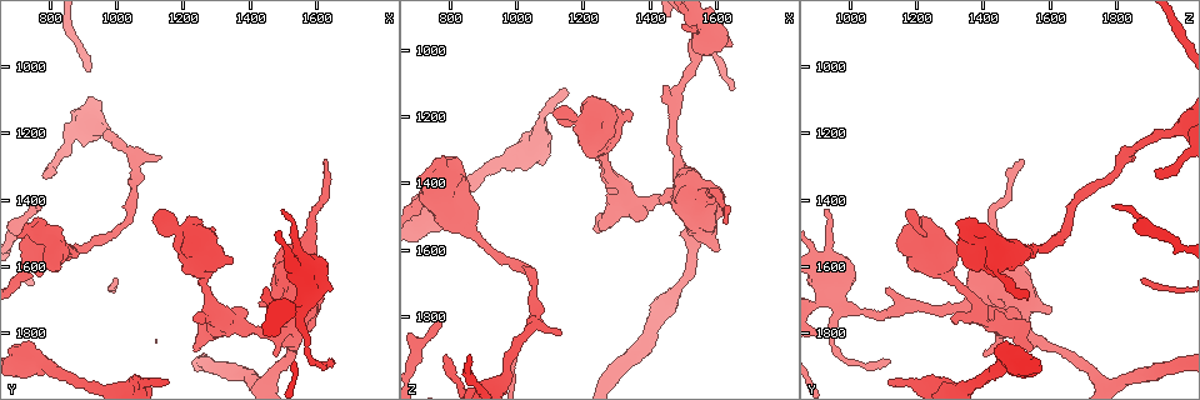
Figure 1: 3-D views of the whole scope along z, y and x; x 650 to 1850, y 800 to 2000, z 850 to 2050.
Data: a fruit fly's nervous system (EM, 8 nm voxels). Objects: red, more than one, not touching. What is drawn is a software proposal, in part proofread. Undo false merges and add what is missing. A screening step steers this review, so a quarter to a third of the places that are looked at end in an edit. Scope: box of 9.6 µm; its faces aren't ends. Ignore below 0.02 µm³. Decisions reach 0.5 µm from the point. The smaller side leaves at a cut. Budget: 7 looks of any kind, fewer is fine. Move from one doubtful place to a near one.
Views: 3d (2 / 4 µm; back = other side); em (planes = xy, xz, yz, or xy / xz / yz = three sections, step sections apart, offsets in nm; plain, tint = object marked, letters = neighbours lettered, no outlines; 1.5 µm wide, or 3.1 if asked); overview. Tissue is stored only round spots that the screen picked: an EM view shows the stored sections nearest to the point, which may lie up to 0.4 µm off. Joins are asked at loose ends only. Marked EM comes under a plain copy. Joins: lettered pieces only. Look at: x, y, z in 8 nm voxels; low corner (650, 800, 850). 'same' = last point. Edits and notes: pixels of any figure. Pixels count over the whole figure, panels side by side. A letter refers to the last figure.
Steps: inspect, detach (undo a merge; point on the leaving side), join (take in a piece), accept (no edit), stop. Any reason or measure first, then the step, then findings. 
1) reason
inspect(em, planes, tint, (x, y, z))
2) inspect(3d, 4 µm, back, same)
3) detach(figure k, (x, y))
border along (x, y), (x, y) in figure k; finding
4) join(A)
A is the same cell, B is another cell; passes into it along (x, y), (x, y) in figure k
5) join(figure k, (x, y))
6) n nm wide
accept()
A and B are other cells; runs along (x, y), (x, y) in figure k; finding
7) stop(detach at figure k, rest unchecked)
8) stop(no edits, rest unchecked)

tapers out
inspect(em, yz, step 8, tint, (1640, 1890, 1110))

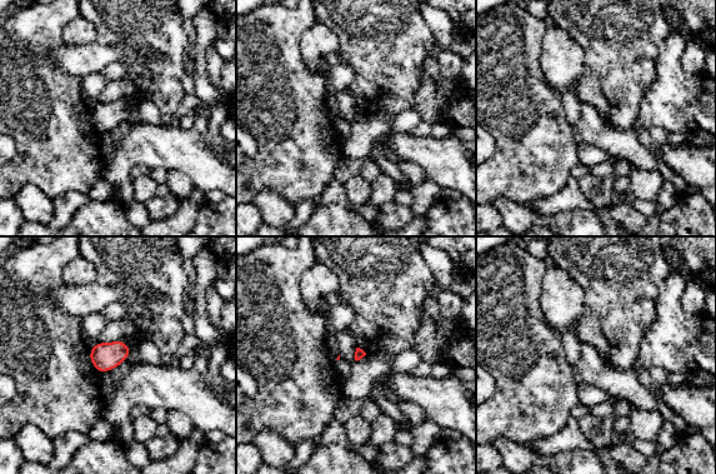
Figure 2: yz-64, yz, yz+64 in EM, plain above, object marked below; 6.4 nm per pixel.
cut it another way
inspect(em, xy, step 4, letters, same)

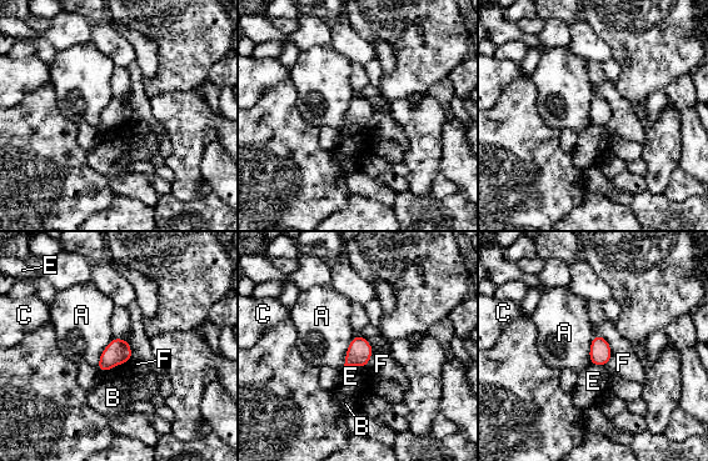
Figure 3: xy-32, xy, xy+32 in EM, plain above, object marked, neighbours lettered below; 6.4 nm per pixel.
accept()
A, B, C, E and F are other cells; border along (354, 336), (349, 344), (343, 366) in figure 3; no lettered piece goes on from it

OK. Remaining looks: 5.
free end
inspect(3d, 2 µm, (1460, 1660, 1110))

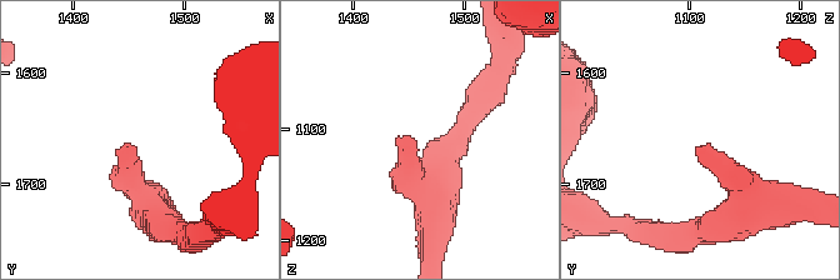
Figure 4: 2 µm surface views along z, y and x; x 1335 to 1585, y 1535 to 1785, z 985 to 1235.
inspect(em, yz, step 8, letters, (1458, 1666, 1112))

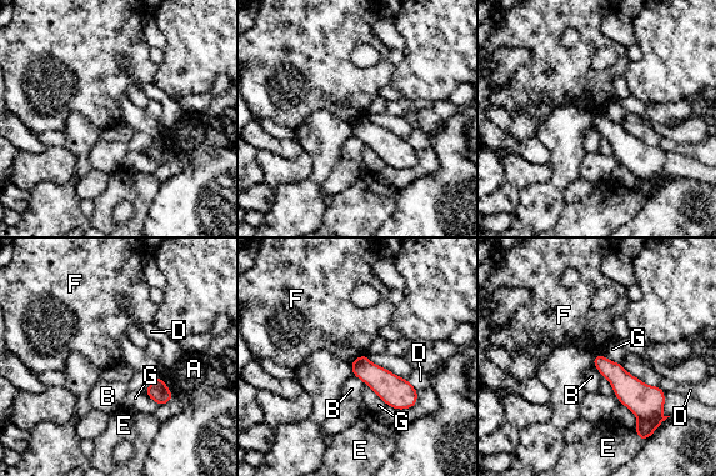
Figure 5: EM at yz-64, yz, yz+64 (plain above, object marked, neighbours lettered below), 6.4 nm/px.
cut it another way
inspect(em, planes, letters, same)

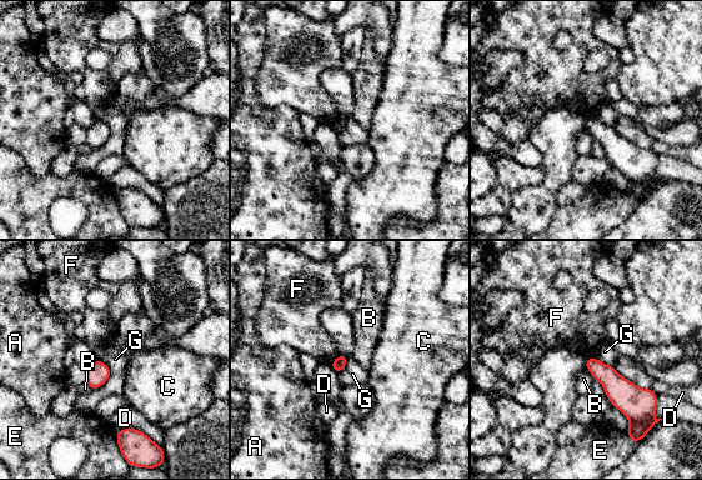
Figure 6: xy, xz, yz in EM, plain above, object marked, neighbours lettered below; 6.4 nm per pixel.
accept()
A, B, C, D, E, F and G are other cells; border along (98, 358), (110, 376), (91, 390) in figure 6; none of them fits

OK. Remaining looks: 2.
stops while still wide
inspect(3d, 4 µm, (1440, 1720, 1470))

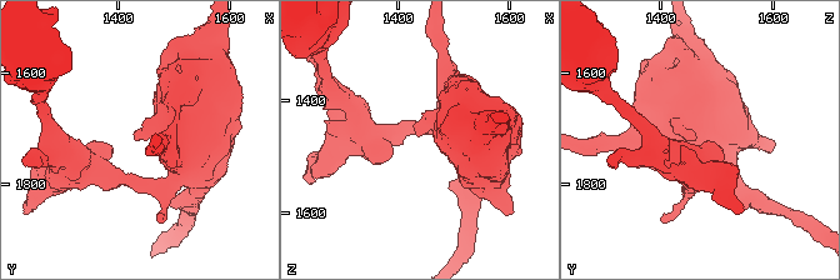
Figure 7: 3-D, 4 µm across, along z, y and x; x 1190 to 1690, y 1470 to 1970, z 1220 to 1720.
now the EM
inspect(em, planes, letters, (1440, 1710, 1465))

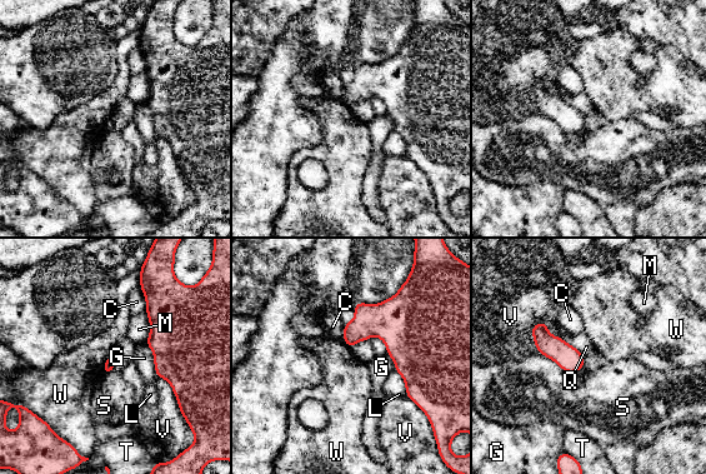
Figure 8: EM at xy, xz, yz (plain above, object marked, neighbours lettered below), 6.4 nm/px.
accept()
C, G, L, M, Q, S, T, V and W are other cells; border along (113, 355), (106, 360), (105, 370) in figure 8; none of them fits

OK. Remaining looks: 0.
stop(no edits, rest unchecked)

